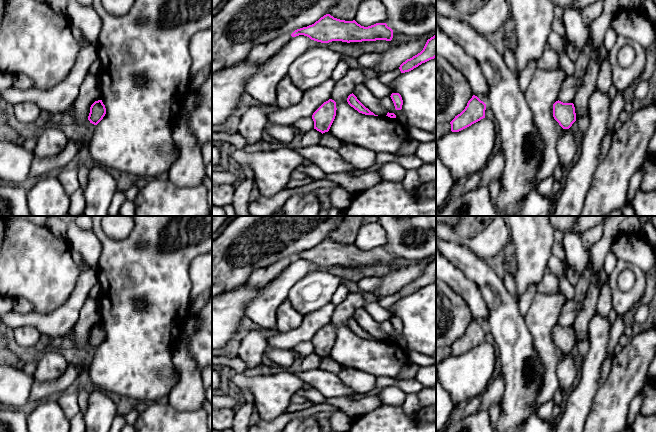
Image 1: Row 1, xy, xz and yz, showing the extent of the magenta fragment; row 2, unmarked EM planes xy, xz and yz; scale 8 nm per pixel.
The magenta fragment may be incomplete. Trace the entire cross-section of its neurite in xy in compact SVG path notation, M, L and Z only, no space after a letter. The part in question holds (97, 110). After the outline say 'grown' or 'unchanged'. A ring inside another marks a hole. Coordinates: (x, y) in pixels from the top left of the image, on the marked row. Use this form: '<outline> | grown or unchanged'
M102 100L95 101L90 107L88 120L90 123L97 125L105 116L106 108Z | unchanged

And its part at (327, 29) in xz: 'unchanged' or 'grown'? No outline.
unchanged

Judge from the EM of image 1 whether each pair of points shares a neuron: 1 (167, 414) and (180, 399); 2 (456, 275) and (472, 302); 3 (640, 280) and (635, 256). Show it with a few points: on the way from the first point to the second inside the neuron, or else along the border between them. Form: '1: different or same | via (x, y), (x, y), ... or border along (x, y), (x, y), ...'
1: different | border along (169, 404), (178, 410), (195, 410)
2: same | via (459, 282), (471, 295)
3: different | border along (618, 259), (630, 261), (645, 273)

